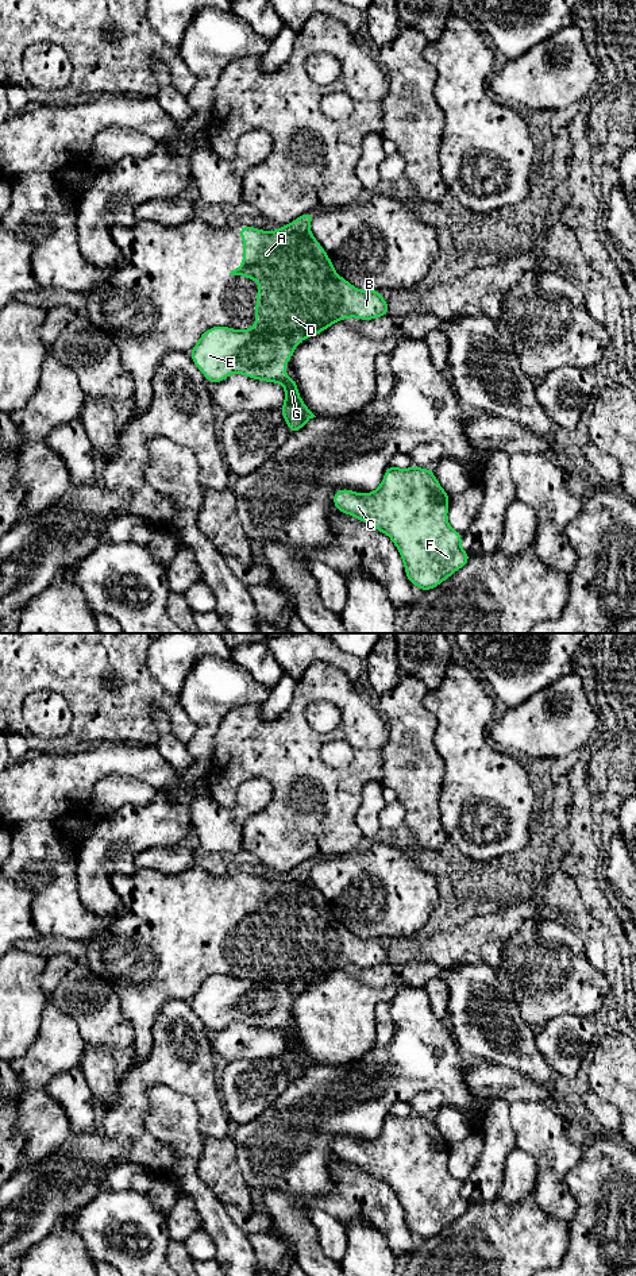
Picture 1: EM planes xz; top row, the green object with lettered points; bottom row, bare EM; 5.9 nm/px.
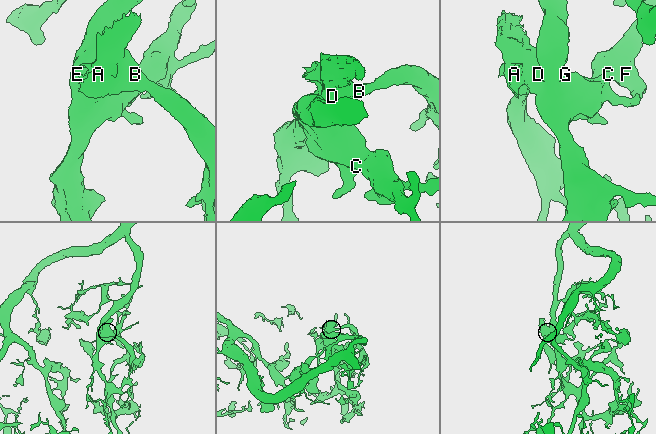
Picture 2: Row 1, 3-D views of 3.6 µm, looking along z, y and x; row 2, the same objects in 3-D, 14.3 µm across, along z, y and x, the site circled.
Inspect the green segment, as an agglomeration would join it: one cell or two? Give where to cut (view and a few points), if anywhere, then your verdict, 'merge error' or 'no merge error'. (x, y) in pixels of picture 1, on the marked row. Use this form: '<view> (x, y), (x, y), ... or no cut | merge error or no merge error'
xz (241, 331), (280, 331), (296, 343) | merge error

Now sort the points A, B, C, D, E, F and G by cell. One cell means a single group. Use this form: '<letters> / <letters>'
A B D / C E F G

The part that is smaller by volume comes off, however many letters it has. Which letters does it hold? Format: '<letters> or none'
A, B, D

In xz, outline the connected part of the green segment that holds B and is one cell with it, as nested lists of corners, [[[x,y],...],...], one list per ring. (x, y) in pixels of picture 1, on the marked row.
[[[307,212],[270,232],[246,225],[239,228],[243,263],[230,274],[253,278],[261,285],[257,290],[255,325],[242,332],[281,332],[300,343],[347,317],[373,320],[389,313],[389,301],[381,297],[379,290],[356,289],[336,274],[329,257],[309,230],[315,216]]]

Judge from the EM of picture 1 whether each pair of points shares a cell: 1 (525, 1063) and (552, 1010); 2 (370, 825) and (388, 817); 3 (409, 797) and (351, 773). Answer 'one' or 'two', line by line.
1: two
2: two
3: two

